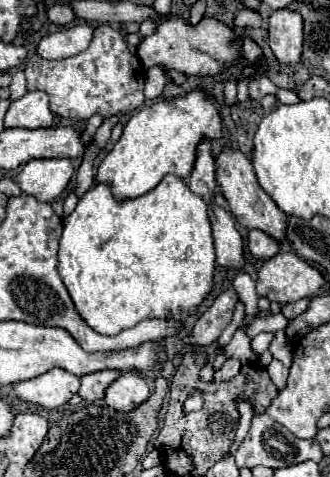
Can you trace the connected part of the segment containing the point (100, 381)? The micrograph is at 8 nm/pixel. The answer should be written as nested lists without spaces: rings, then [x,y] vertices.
[[[105,369],[105,371],[97,371],[97,373],[89,373],[81,377],[81,389],[79,395],[85,401],[101,401],[105,397],[107,387],[121,375],[121,371],[115,369]]]

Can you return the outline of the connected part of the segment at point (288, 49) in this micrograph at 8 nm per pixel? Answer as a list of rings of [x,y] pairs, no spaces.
[[[279,9],[269,17],[269,47],[283,65],[295,65],[303,47],[303,17],[297,11]]]

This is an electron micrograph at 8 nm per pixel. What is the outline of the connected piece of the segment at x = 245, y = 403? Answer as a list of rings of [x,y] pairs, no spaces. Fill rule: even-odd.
[[[240,395],[237,399],[237,409],[239,409],[241,419],[239,419],[239,427],[237,427],[237,433],[235,433],[235,443],[231,447],[231,455],[237,449],[237,445],[243,441],[247,431],[249,431],[249,425],[251,425],[251,419],[253,419],[253,403],[251,403],[251,399]]]

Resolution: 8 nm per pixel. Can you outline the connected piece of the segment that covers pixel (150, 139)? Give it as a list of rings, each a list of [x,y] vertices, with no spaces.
[[[197,87],[181,97],[161,99],[153,105],[145,105],[131,115],[121,139],[113,151],[101,161],[97,181],[107,181],[117,199],[133,199],[151,191],[167,173],[175,173],[181,179],[191,175],[195,167],[197,147],[203,139],[221,139],[221,115],[213,99],[203,87]]]

